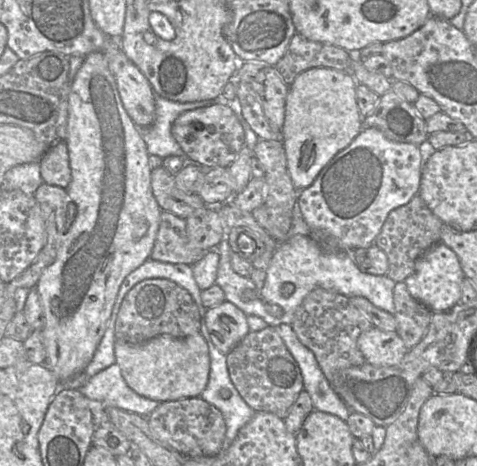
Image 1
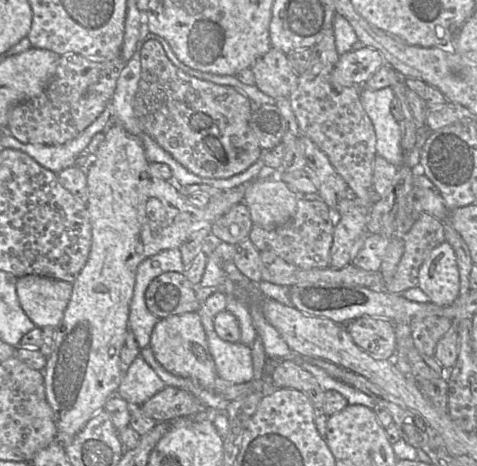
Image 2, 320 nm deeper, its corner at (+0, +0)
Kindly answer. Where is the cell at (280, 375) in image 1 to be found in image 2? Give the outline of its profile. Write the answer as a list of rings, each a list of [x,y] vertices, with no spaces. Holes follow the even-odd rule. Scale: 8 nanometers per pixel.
[[[294,359],[278,361],[269,380],[273,388],[294,388],[305,393],[314,408],[314,420],[321,437],[325,439],[328,415],[324,411],[325,390],[317,379]]]

